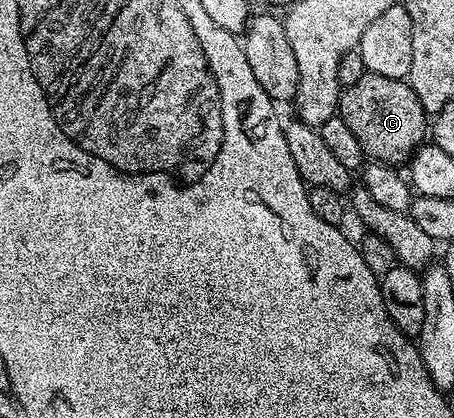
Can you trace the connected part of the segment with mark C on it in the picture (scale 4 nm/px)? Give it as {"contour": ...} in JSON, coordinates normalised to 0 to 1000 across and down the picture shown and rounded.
{"contour":[[[806,170],[795,187],[775,203],[758,208],[747,222],[747,266],[742,270],[778,311],[786,340],[795,340],[795,359],[802,376],[839,392],[888,397],[903,385],[905,366],[934,342],[945,316],[945,270],[927,254],[919,225],[907,215],[896,191],[874,187],[848,187],[839,177],[822,177]]]}

